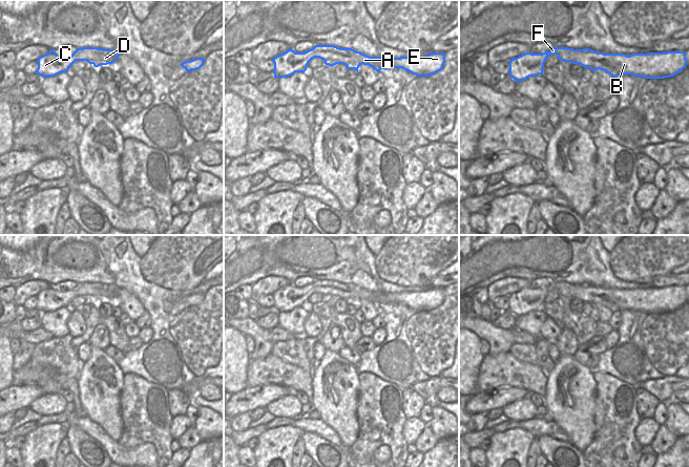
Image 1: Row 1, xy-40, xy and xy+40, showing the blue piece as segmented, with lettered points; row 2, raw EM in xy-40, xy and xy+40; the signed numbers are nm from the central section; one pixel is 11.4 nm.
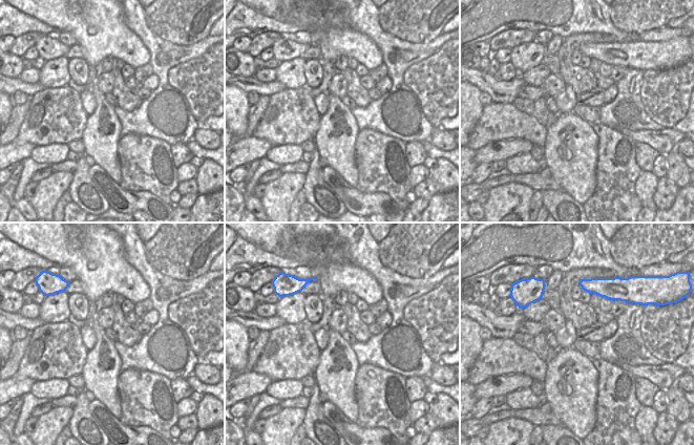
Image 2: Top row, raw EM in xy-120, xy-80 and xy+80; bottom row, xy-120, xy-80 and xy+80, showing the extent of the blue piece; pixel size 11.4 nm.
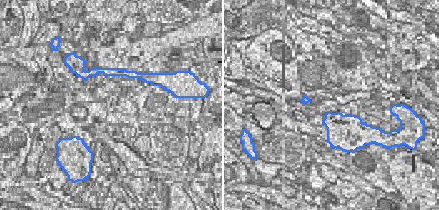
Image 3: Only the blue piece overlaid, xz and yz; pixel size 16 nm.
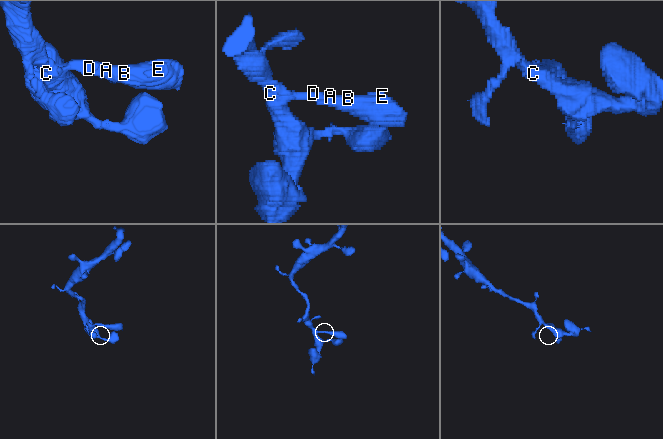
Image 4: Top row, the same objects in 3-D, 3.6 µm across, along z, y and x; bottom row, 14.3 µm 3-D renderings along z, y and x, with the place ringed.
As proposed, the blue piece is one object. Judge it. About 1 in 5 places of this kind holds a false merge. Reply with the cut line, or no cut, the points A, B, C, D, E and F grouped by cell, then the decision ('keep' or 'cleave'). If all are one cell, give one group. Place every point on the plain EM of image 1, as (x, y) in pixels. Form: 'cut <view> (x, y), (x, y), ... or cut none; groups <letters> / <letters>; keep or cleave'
cut none; groups A B C D E F; keep

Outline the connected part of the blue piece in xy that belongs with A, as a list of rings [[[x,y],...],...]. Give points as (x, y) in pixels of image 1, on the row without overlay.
[[[315,280],[313,283],[305,288],[295,288],[292,283],[287,286],[274,292],[274,312],[275,313],[287,313],[295,307],[305,307],[307,305],[309,297],[319,293],[325,296],[326,300],[334,301],[336,299],[343,299],[348,304],[355,304],[358,309],[360,300],[369,300],[373,302],[378,309],[380,304],[388,303],[402,303],[417,312],[429,312],[440,306],[445,298],[444,288],[431,288],[423,292],[400,292],[400,293],[385,293],[385,292],[370,292],[360,286],[356,286],[352,283],[340,283],[335,280]]]

